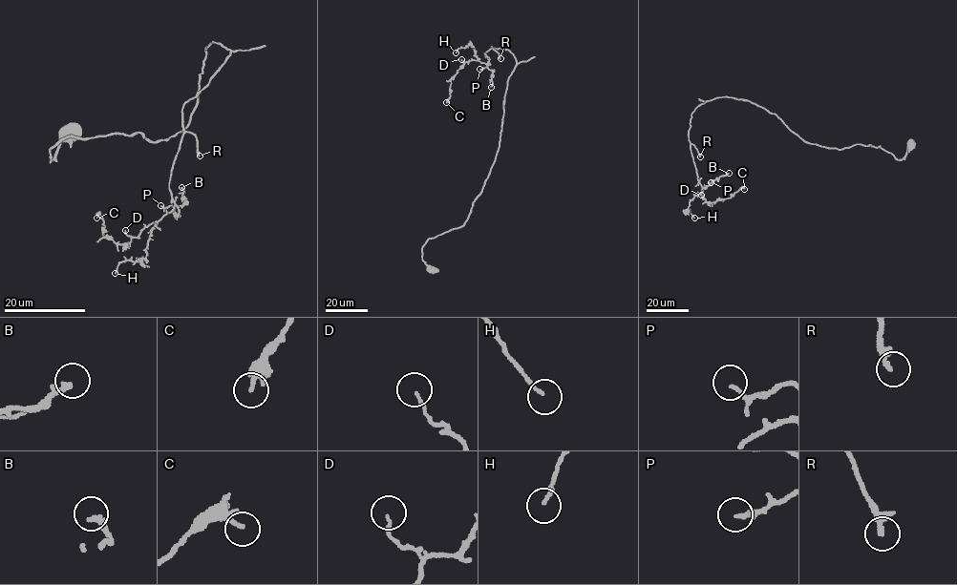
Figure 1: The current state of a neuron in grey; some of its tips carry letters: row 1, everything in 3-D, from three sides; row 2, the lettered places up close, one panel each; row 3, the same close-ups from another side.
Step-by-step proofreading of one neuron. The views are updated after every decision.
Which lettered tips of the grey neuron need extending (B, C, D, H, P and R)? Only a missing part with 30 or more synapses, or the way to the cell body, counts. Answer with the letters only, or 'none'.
B, P, R

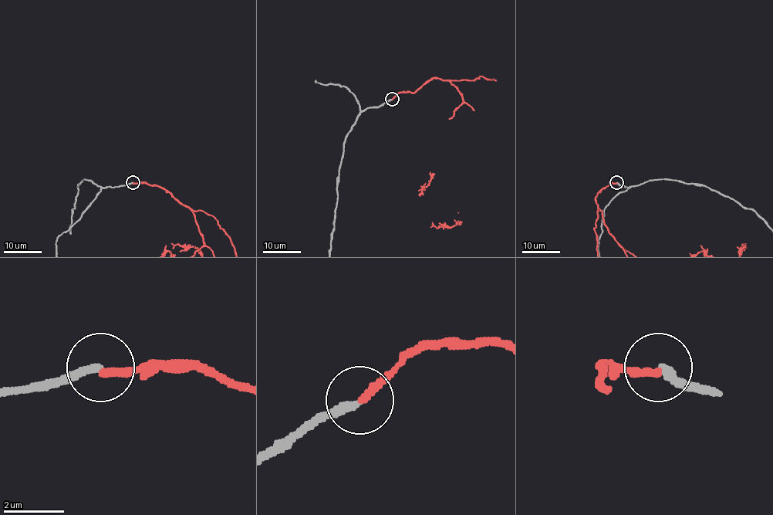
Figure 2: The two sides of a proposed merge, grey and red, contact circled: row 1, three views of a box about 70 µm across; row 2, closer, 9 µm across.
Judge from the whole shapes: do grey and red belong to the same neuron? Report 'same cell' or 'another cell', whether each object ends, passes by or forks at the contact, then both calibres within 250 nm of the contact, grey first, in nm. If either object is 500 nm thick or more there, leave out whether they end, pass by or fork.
same cell | grey ends | red ends | 260/260 nm

